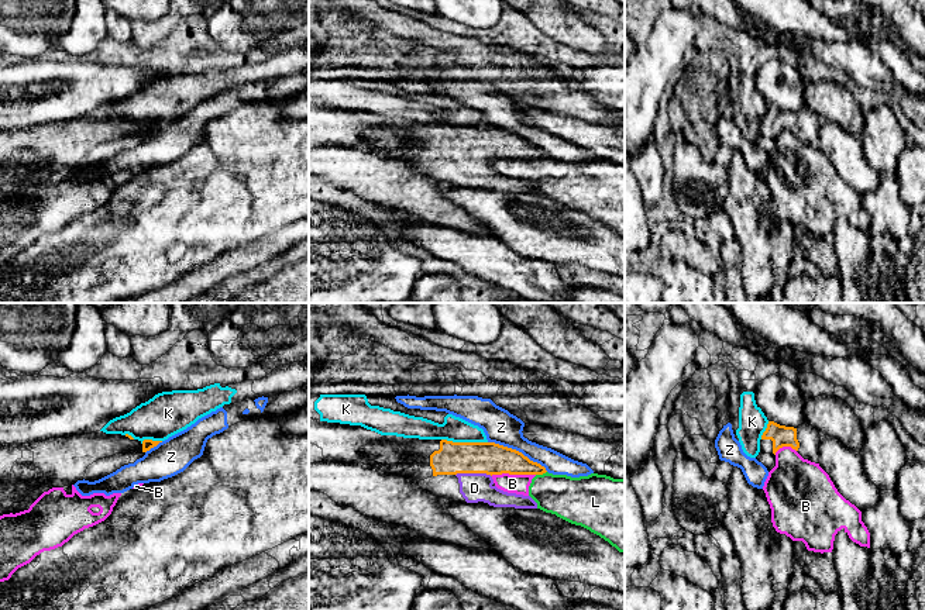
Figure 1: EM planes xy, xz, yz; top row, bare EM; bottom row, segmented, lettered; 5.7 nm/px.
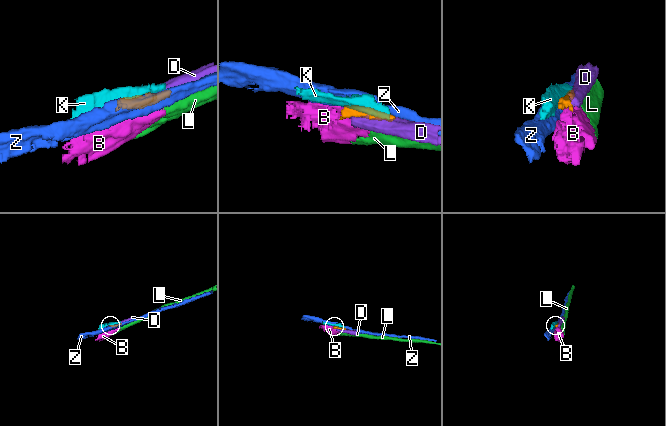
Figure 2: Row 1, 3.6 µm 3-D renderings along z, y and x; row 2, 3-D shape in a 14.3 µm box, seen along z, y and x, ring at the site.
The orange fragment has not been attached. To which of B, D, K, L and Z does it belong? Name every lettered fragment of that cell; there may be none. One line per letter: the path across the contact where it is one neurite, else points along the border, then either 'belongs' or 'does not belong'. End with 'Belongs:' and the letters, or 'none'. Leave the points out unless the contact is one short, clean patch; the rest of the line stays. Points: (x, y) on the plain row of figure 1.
B: does not belong
D: belongs
K: does not belong
L: along xz (546, 155), (536, 159) | does not belong
Z: does not belong
Belongs: D

